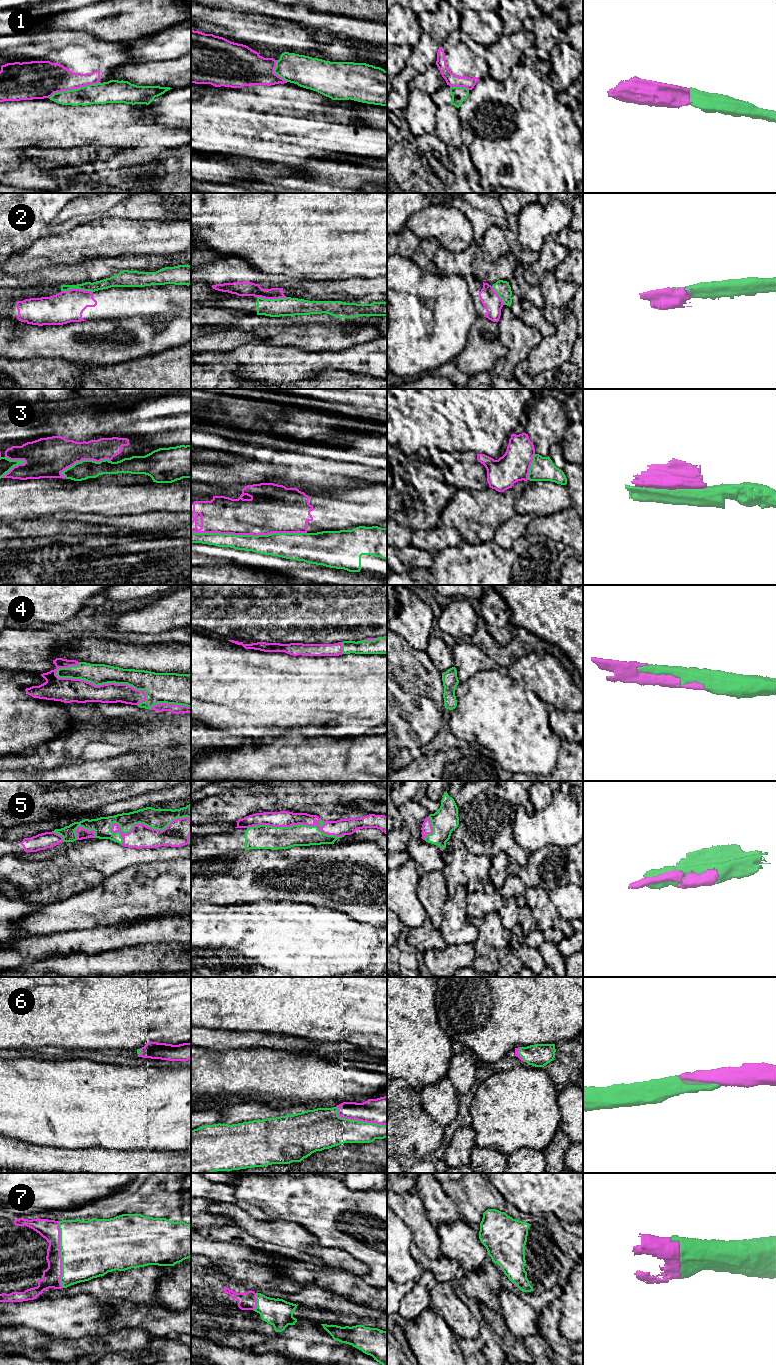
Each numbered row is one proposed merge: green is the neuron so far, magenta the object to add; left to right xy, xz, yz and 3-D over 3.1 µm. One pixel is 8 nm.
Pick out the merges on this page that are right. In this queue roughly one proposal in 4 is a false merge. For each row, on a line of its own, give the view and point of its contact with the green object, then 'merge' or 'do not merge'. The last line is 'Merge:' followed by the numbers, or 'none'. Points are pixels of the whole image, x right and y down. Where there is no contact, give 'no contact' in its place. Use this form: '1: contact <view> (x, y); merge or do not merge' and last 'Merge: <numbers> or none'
1: contact xy (74, 89); do not merge
2: contact xy (77, 288); do not merge
3: contact xz (249, 535); do not merge
4: contact xy (104, 683); merge
5: contact xz (296, 825); merge
6: contact xz (357, 1120); merge
7: contact xy (60, 1254); merge
Merge: 4, 5, 6, 7

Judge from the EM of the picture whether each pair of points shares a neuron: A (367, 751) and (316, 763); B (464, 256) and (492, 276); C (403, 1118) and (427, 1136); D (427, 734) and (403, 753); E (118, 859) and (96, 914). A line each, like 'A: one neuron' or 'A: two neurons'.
A: one neuron
B: one neuron
C: one neuron
D: one neuron
E: two neurons

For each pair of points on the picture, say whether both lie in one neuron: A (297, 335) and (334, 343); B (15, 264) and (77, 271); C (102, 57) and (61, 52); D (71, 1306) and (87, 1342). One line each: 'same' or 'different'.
A: same
B: different
C: same
D: different

